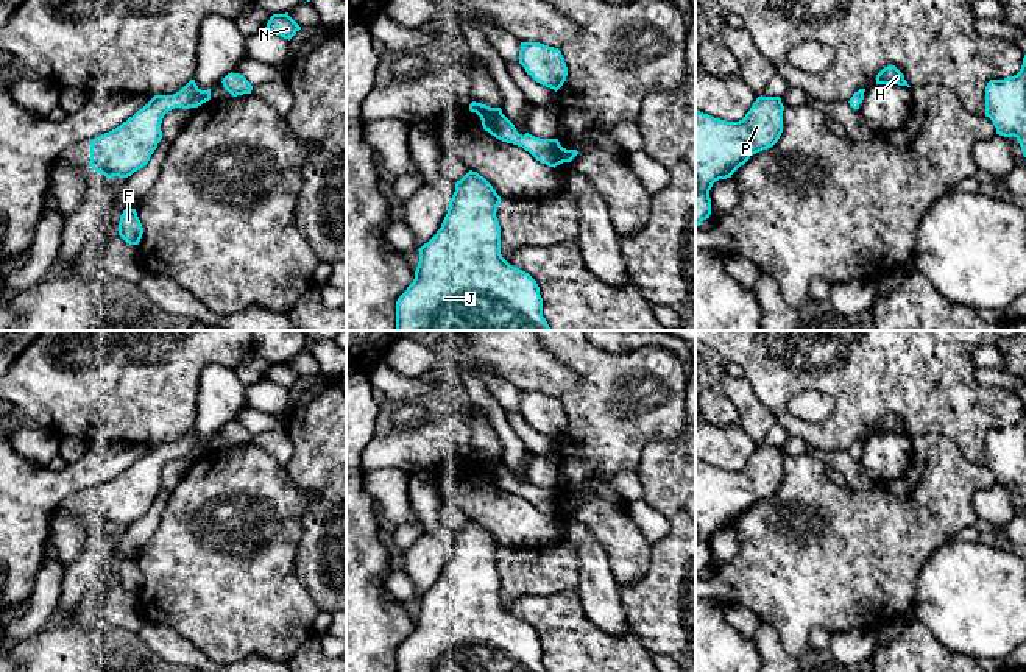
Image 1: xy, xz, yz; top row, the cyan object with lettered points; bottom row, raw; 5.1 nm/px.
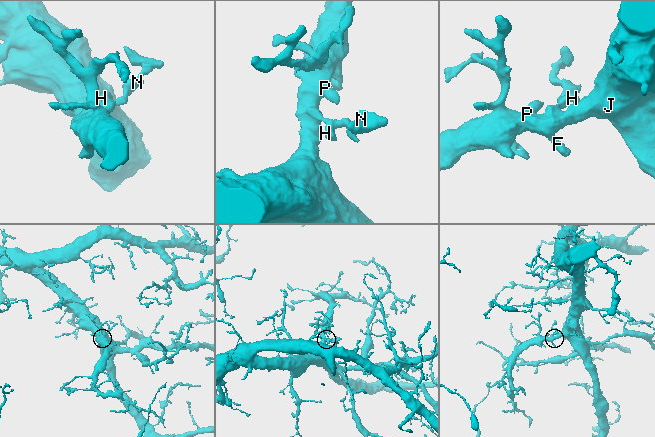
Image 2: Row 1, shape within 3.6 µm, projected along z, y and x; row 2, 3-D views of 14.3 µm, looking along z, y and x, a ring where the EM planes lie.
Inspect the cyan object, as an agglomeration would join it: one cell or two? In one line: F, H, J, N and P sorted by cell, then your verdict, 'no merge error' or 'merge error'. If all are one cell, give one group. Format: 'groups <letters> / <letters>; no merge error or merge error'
groups F H J N P; no merge error

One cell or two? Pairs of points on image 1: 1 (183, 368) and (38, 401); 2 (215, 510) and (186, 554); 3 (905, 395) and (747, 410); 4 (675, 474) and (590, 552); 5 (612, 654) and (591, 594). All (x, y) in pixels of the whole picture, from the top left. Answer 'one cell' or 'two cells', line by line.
1: one cell
2: one cell
3: two cells
4: two cells
5: two cells

